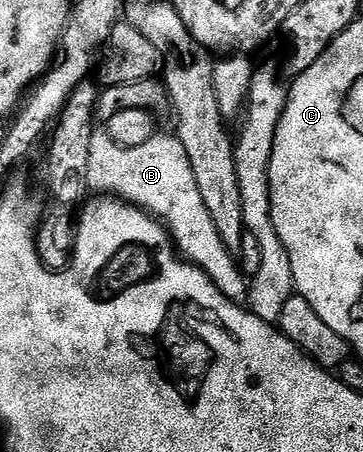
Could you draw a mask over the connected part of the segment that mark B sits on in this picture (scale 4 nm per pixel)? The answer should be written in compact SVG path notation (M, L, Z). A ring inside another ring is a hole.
M106 130L93 133L93 142L89 142L89 178L88 189L95 194L110 194L112 197L134 204L142 208L148 216L155 217L167 229L171 243L175 245L180 257L188 264L195 264L225 294L225 298L236 302L246 301L247 284L236 257L228 251L217 234L217 226L213 226L213 218L209 218L209 210L205 210L205 202L201 202L201 194L197 194L197 178L193 178L193 166L189 166L189 154L185 154L185 146L181 146L178 136L174 134L156 134L145 142L145 146L117 146L113 138L109 138Z

